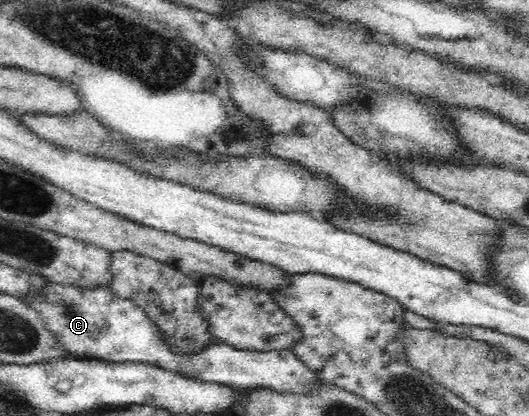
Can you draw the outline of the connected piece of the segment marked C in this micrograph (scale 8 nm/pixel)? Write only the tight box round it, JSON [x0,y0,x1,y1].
[20,280,321,393]

